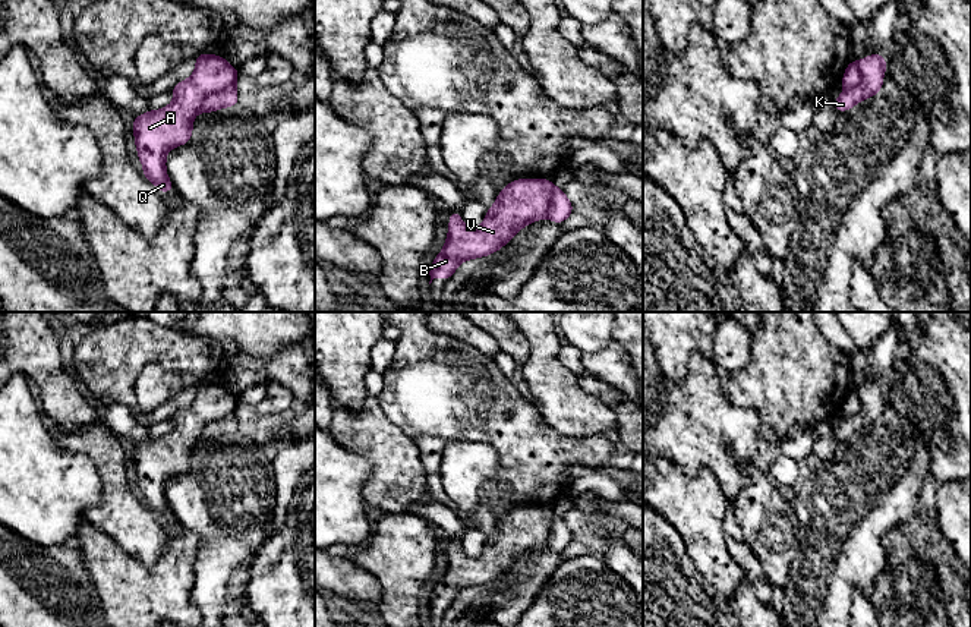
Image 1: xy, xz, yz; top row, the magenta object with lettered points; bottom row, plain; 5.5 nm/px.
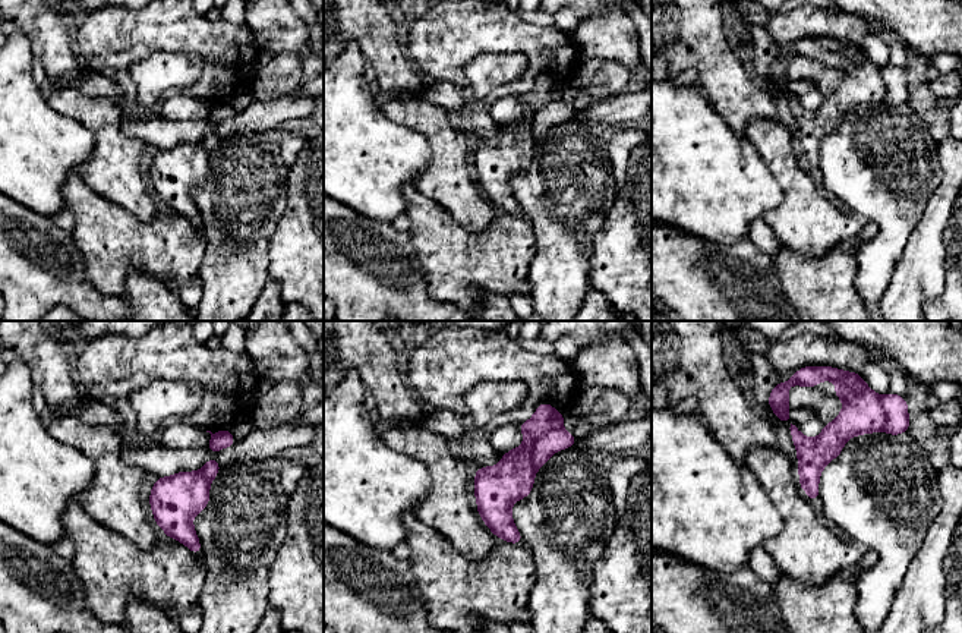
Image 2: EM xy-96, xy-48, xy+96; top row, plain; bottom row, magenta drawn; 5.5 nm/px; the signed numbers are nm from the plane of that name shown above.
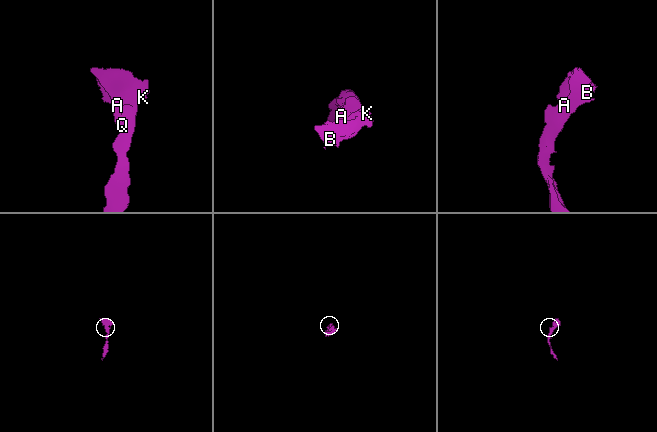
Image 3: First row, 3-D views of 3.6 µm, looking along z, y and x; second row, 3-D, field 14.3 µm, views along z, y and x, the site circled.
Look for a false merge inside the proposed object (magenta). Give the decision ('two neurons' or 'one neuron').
two neurons

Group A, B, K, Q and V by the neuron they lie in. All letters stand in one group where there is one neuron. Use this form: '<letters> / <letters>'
A B Q V / K

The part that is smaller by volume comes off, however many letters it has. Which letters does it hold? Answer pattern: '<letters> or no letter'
K

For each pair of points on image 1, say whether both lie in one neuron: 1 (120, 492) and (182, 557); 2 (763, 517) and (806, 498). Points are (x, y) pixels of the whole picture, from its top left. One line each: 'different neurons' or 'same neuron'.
1: different neurons
2: different neurons

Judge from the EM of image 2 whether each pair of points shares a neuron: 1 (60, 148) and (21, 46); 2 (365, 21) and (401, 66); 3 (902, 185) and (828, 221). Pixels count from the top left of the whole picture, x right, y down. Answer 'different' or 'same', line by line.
1: same
2: same
3: different

